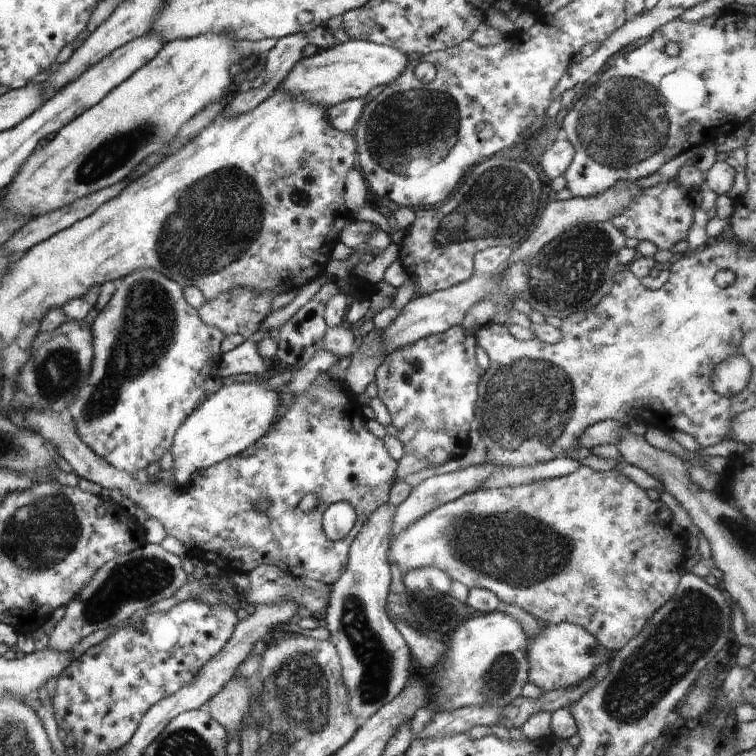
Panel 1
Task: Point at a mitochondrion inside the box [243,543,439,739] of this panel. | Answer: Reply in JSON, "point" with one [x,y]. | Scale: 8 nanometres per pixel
{"point":[295,689]}

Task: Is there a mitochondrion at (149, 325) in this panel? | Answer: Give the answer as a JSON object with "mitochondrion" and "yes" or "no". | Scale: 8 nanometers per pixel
{"mitochondrion":"yes"}

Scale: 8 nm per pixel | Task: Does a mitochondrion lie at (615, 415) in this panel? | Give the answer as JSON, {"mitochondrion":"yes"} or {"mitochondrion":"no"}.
{"mitochondrion":"no"}

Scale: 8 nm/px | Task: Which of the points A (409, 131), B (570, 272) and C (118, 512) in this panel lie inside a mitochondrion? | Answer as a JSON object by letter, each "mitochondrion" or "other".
{"A":"mitochondrion","B":"mitochondrion","C":"other"}

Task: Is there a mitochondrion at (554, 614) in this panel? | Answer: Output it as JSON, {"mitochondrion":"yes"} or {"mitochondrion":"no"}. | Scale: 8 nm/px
{"mitochondrion":"no"}

